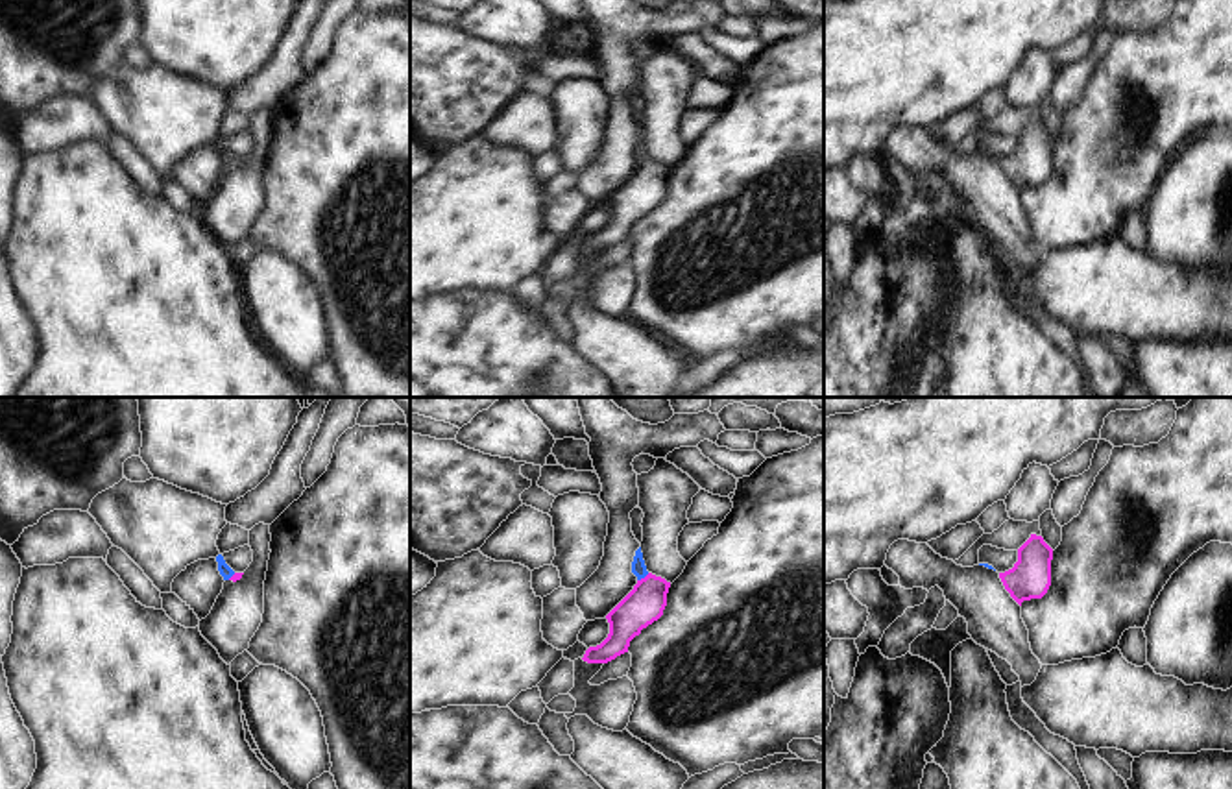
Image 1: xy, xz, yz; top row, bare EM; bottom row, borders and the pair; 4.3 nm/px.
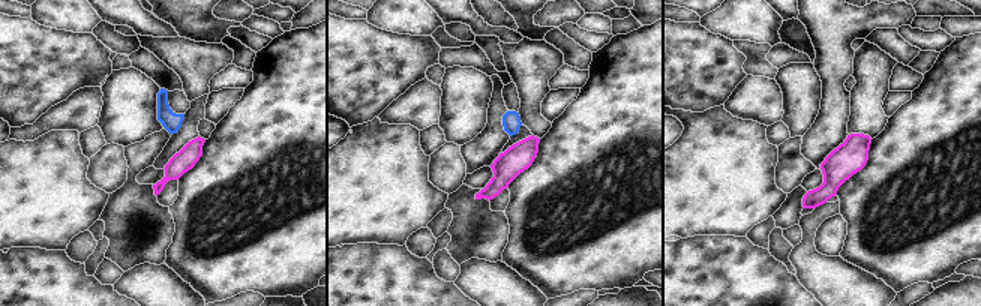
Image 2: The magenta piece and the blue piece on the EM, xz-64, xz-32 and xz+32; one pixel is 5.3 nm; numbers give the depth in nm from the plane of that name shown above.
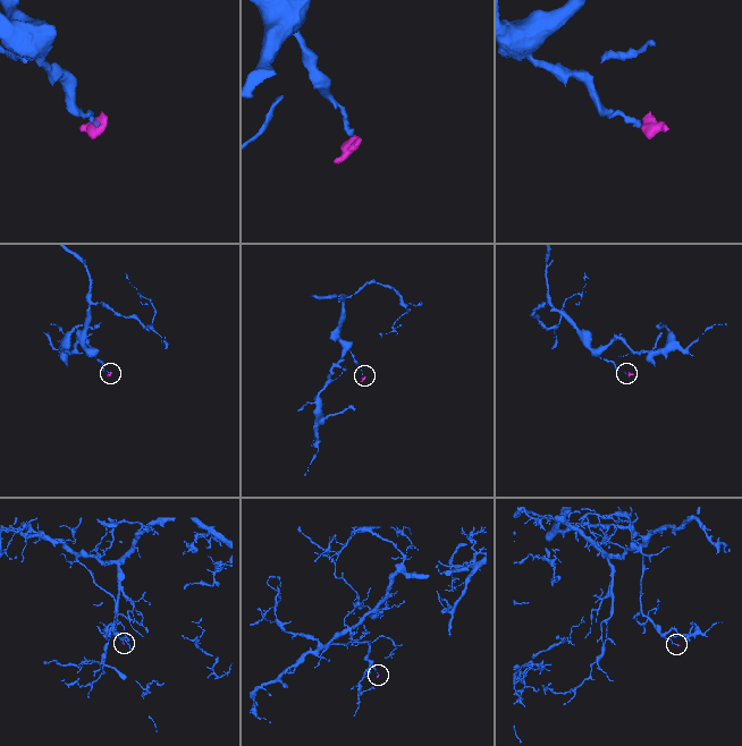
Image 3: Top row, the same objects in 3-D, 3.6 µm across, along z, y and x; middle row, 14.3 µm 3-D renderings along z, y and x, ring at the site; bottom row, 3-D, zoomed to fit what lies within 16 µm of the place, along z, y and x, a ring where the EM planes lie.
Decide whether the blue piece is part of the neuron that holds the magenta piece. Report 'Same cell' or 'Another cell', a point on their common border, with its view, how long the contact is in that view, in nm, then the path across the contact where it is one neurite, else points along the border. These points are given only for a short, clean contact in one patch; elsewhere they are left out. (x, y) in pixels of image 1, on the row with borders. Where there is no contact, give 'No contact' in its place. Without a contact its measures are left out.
Same cell. Touches magenta at xz (645, 577). Shared border 70 nm. Path across: xz (645, 603), (645, 577), (638, 566).

